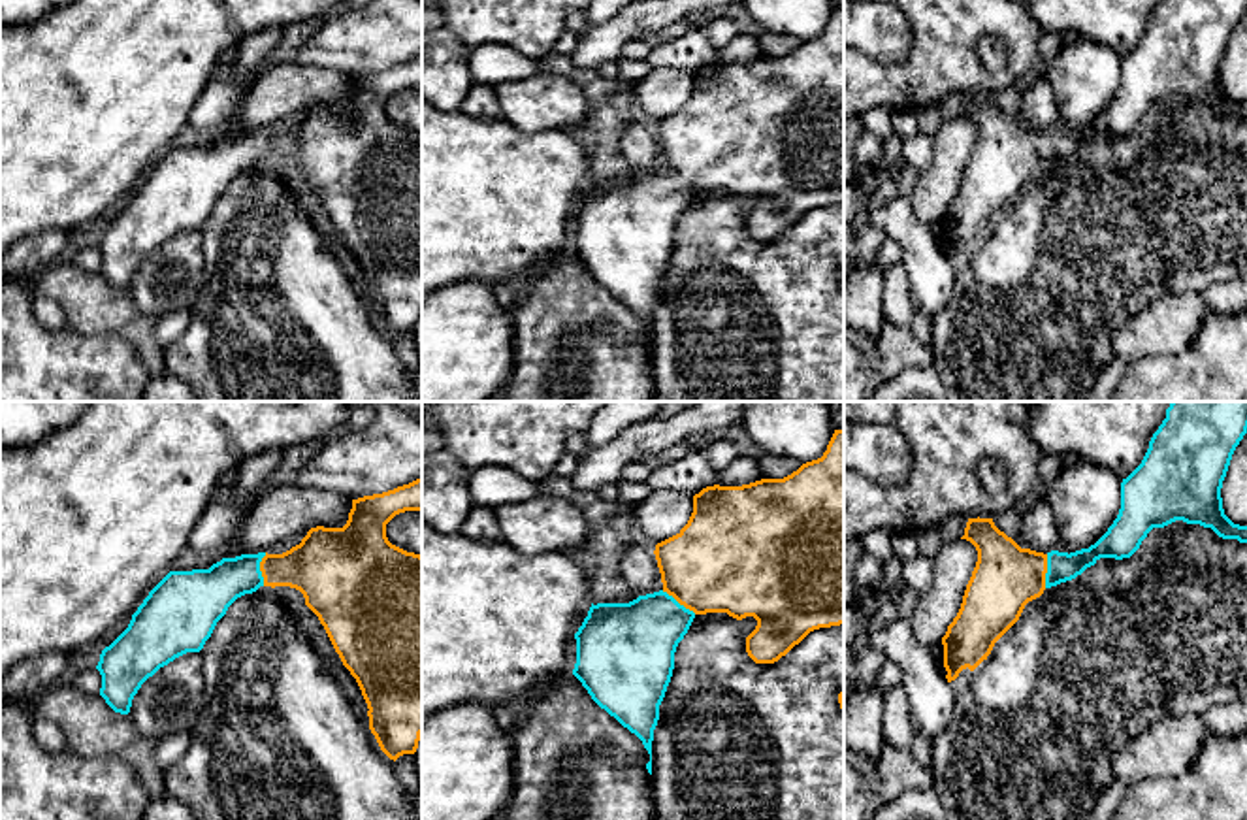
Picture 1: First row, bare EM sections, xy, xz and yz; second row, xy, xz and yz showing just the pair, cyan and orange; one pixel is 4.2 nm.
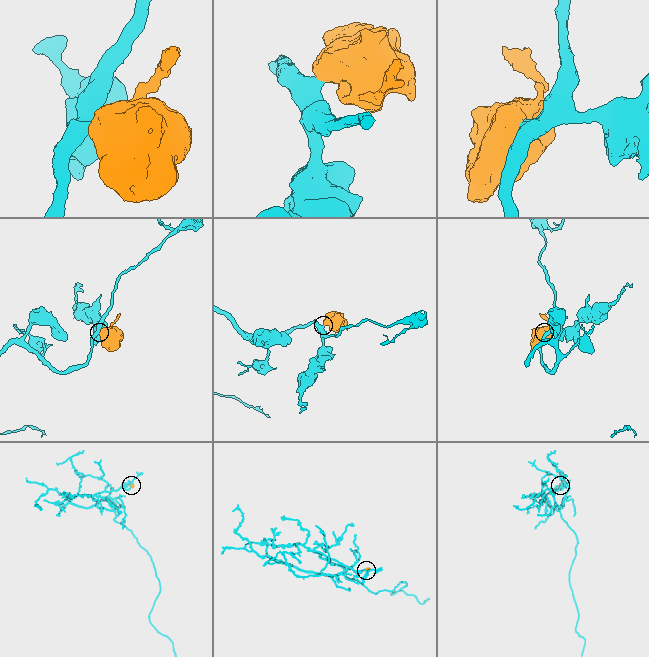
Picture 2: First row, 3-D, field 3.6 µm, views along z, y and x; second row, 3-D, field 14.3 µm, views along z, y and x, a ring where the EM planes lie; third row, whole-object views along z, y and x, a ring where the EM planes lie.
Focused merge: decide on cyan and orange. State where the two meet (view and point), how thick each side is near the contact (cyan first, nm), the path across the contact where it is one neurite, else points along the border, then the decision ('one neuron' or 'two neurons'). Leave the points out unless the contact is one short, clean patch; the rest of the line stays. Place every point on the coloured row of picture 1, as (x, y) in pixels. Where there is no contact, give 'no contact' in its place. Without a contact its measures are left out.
meets cyan in xy at (259, 570); 220 nm thick on the cyan side, 240 nm on the other; runs through xy (206, 594), (232, 577), (259, 570), (317, 566); one neuron

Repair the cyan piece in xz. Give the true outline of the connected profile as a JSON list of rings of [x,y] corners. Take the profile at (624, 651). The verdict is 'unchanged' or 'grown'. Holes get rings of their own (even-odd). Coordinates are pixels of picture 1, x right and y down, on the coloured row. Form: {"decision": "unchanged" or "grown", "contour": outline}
{"decision": "grown", "contour": [[[834,430],[821,458],[802,464],[797,471],[784,479],[761,479],[742,486],[714,484],[703,488],[699,494],[693,496],[693,513],[688,524],[676,535],[657,543],[654,554],[661,573],[663,588],[654,594],[639,596],[629,603],[591,603],[588,616],[575,633],[576,664],[573,669],[573,675],[582,682],[591,699],[642,741],[644,748],[650,754],[650,762],[646,763],[650,775],[654,730],[659,720],[659,705],[672,677],[674,652],[697,615],[727,613],[737,620],[753,616],[757,620],[757,626],[746,637],[746,652],[755,664],[774,664],[782,656],[785,656],[795,645],[799,645],[810,631],[844,624],[844,430]]]}

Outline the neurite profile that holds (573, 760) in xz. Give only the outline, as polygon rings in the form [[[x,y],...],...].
[[[573,673],[539,688],[529,699],[531,711],[510,731],[516,782],[505,820],[654,820],[650,754],[635,733],[601,709]]]

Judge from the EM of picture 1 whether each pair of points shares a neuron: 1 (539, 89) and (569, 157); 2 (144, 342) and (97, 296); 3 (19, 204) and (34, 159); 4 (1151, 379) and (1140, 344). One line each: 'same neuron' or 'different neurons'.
1: different neurons
2: same neuron
3: same neuron
4: different neurons

